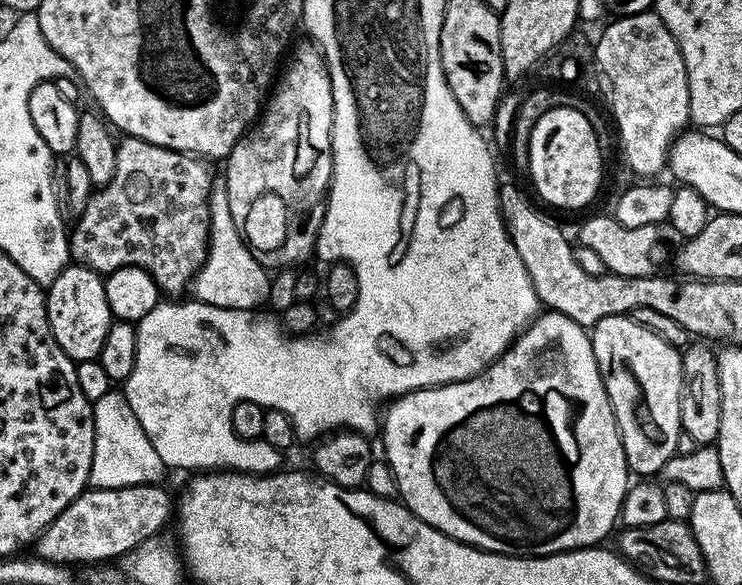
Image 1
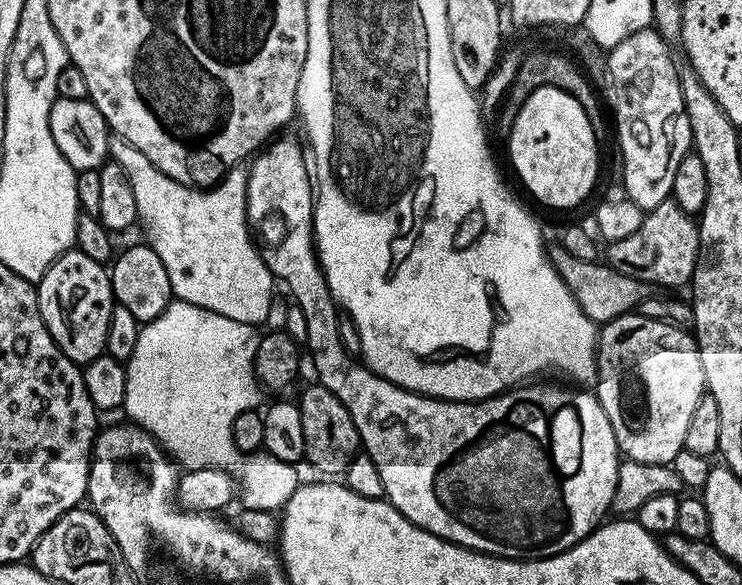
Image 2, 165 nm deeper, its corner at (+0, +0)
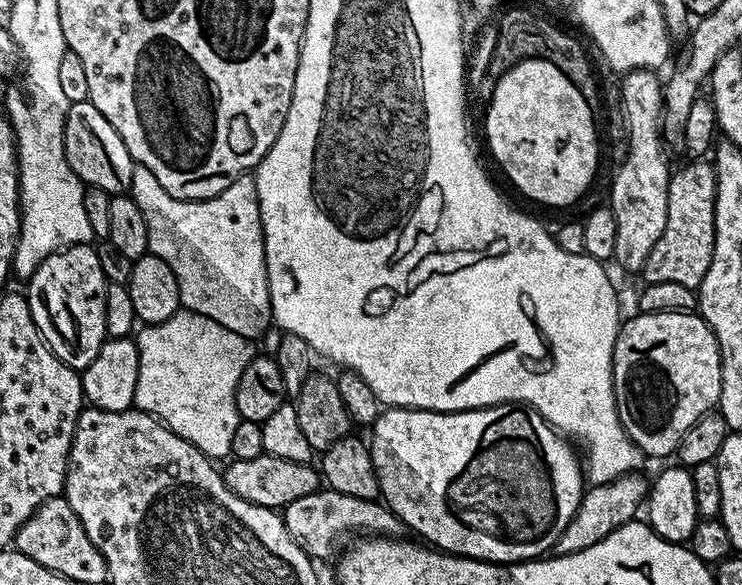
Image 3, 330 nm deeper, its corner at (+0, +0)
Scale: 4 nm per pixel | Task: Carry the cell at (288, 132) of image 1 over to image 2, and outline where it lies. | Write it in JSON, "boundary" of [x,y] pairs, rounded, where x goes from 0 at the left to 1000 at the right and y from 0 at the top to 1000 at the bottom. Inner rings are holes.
{"boundary":[[[368,238],[333,282],[332,359],[334,361],[334,386],[356,439],[358,455],[367,463],[368,474],[376,484],[379,479],[380,484],[388,485],[388,499],[394,504],[392,511],[402,523],[407,523],[407,538],[412,544],[412,578],[408,586],[415,593],[416,605],[420,607],[420,629],[426,634],[425,648],[434,660],[439,660],[439,667],[445,667],[445,674],[450,674],[450,680],[456,680],[456,687],[461,687],[461,694],[466,694],[466,701],[472,701],[472,715],[477,715],[477,728],[485,744],[489,771],[499,783],[504,783],[504,797],[509,797],[509,810],[515,815],[518,848],[523,860],[530,862],[549,889],[558,892],[566,903],[573,903],[580,913],[605,923],[609,930],[621,930],[624,937],[637,937],[642,944],[652,944],[656,950],[679,950],[685,957],[725,957],[730,950],[745,950],[753,944],[760,944],[764,937],[774,935],[782,923],[788,923],[799,906],[809,901],[811,891],[821,880],[838,785],[838,774],[827,749],[827,735],[822,728],[822,715],[817,715],[817,701],[811,701],[811,694],[803,685],[802,675],[796,668],[783,667],[776,660],[759,663],[755,656],[712,653],[705,660],[677,670],[673,677],[660,677],[655,684],[637,684],[635,687],[594,684],[582,674],[567,674],[561,667],[540,663],[538,656],[526,653],[519,643],[511,643],[501,634],[495,621],[478,622],[481,617],[469,605],[457,581],[457,550],[461,540],[437,474],[431,441],[426,434],[426,412],[420,393],[423,308],[418,299],[418,280],[412,272],[412,260],[406,241],[403,246],[399,239],[377,238]]]}

